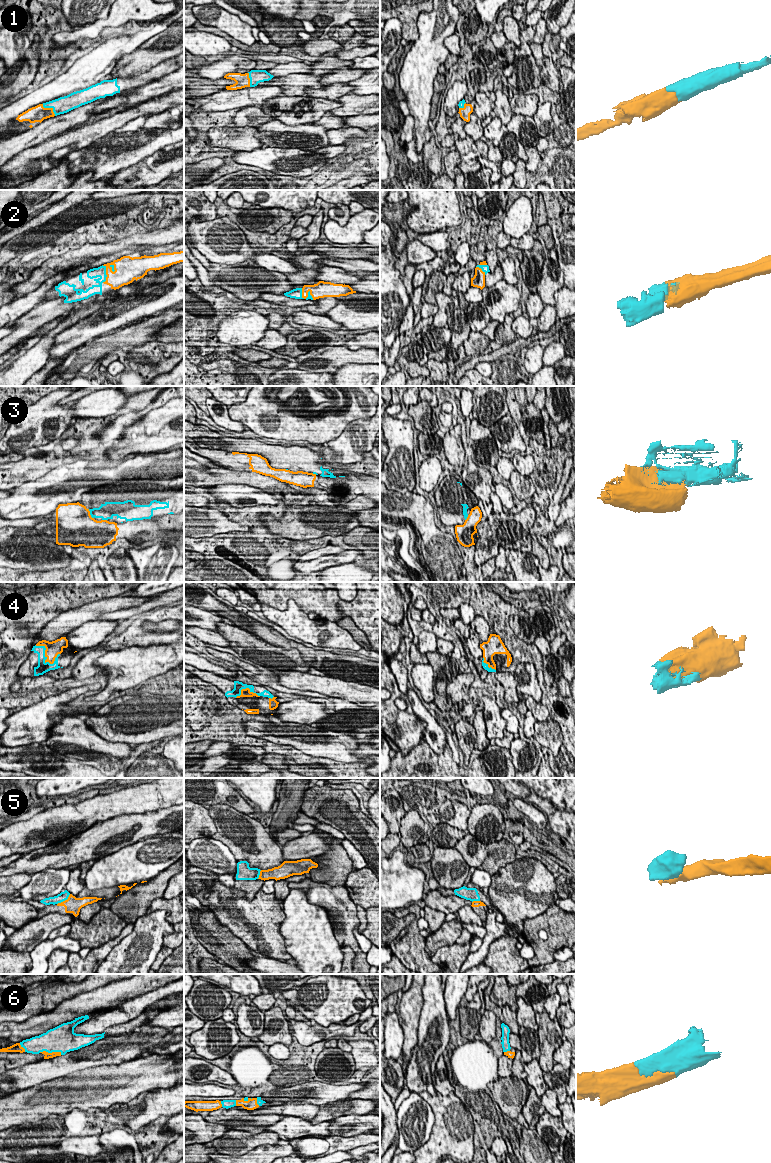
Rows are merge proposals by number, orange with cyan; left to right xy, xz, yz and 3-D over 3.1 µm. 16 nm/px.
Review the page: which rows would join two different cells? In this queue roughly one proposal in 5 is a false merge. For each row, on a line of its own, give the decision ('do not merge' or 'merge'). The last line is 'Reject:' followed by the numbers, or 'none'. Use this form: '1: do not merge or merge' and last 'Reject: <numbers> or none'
1: merge
2: merge
3: do not merge
4: merge
5: do not merge
6: merge
Reject: 3, 5

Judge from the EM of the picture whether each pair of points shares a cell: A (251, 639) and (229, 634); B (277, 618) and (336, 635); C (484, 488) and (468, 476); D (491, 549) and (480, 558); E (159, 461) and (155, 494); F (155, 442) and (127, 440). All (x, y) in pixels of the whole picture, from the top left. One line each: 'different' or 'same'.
A: same
B: same
C: same
D: same
E: different
F: same

